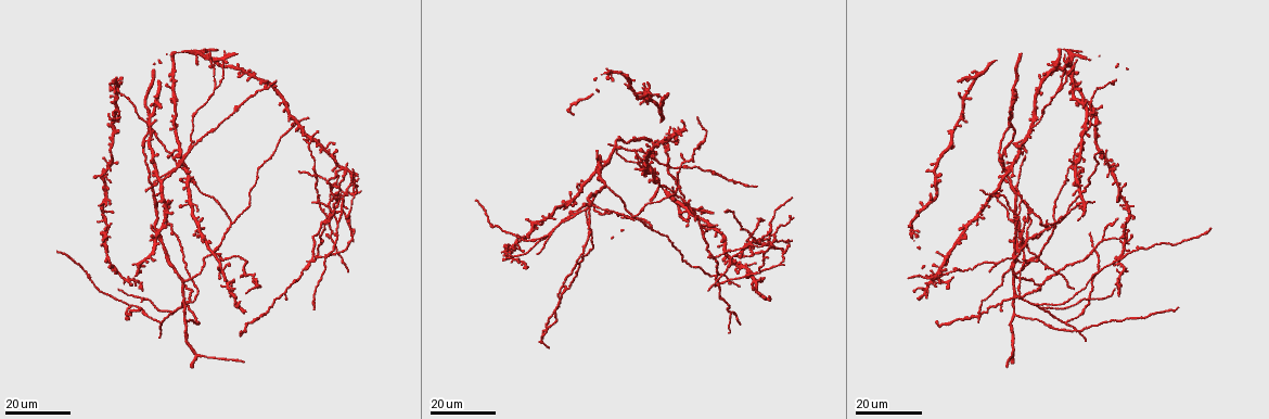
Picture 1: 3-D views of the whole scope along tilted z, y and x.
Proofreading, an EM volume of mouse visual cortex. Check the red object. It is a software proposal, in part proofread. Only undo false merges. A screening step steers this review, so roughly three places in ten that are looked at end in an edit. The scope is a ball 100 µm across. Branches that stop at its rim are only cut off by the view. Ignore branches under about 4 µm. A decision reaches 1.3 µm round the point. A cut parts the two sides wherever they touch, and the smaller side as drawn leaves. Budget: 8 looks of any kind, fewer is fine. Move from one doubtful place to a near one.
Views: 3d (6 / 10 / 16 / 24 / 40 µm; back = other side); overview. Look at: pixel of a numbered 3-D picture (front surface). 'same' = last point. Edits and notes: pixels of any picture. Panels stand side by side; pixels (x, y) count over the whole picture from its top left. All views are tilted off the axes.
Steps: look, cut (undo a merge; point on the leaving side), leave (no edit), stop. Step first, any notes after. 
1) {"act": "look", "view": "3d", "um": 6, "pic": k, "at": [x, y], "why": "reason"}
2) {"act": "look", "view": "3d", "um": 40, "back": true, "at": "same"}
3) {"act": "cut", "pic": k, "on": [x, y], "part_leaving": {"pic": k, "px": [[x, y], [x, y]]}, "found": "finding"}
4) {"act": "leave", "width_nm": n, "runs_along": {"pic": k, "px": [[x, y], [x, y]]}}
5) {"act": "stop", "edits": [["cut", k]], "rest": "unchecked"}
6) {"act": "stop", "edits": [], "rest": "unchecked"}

{"act": "look", "view": "3d", "um": 16, "pic": 1, "at": [214, 87], "why": "a fork"}

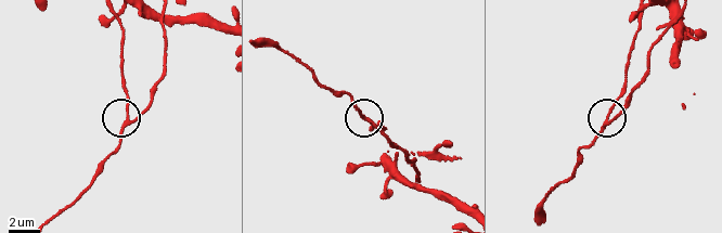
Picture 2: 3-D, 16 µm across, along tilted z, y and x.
{"act": "look", "view": "3d", "um": 10, "pic": 2, "at": [132, 119]}

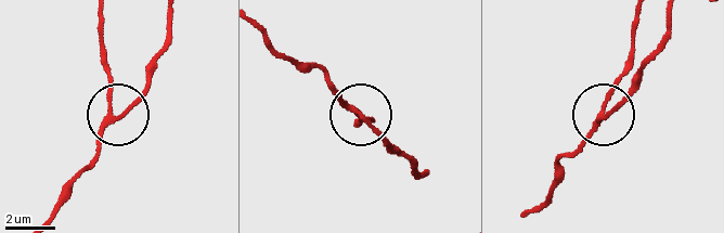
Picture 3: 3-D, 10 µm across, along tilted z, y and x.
{"act": "leave", "side_arm_um": 14, "runs_along": {"pic": 3, "px": [[49, 217], [89, 163], [104, 128], [140, 93], [153, 67]]}, "found": "continuous, no second cell"}

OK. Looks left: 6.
{"act": "look", "view": "3d", "um": 16, "pic": 1, "at": [182, 281], "why": "three arms meet"}

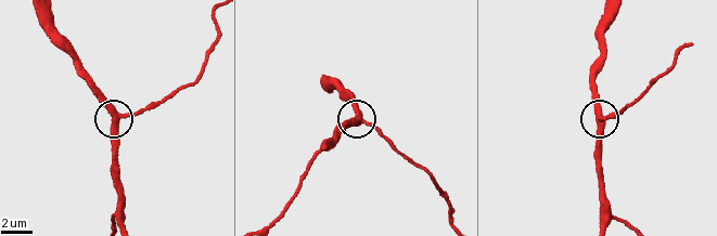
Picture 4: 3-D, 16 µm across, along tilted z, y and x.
{"act": "look", "view": "3d", "um": 6, "pic": 4, "at": [369, 123]}

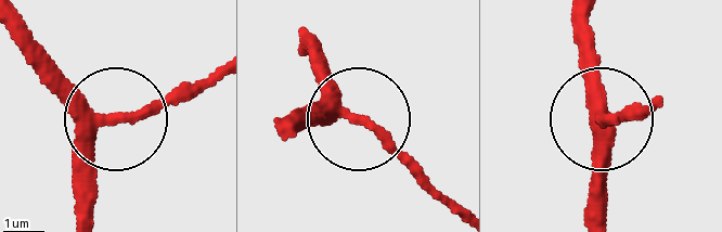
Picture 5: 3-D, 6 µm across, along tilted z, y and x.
{"act": "leave", "arms": 3, "runs_along": {"pic": 5, "px": [[14, 34], [48, 76], [111, 118], [216, 82]]}, "found": "all the same cell"}

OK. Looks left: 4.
{"act": "look", "view": "3d", "um": 16, "pic": 1, "at": [1041, 310], "why": "two arms in line, one across"}

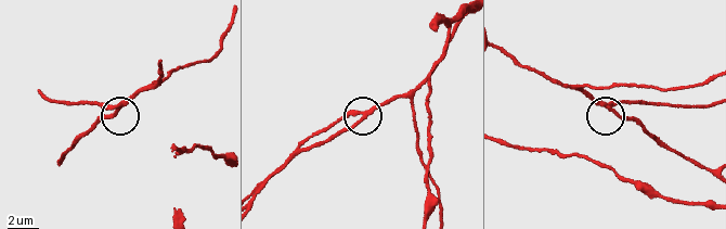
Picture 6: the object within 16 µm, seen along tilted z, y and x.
{"act": "look", "view": "3d", "um": 10, "pic": 6, "at": [355, 123], "why": "closer look"}

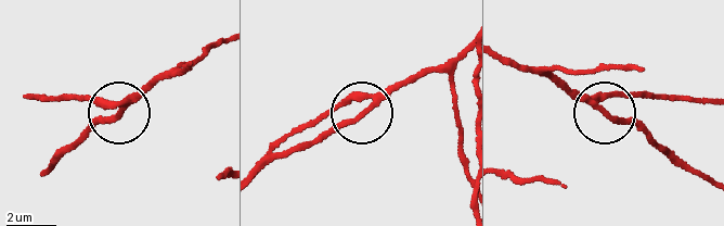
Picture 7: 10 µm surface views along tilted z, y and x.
{"act": "leave", "arms": 3, "found": "continuous, no second cell"}

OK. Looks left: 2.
{"act": "look", "view": "3d", "um": 24, "pic": 1, "at": [178, 147], "why": "three arms meet"}

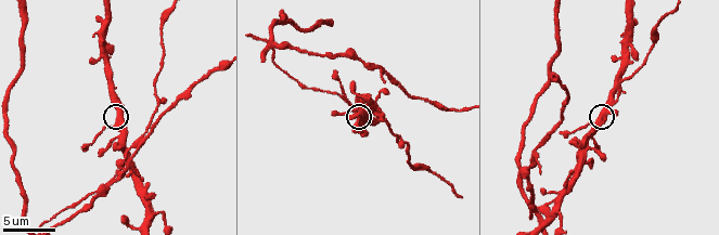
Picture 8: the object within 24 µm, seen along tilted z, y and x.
{"act": "look", "view": "3d", "um": 6, "pic": 8, "at": [117, 123]}

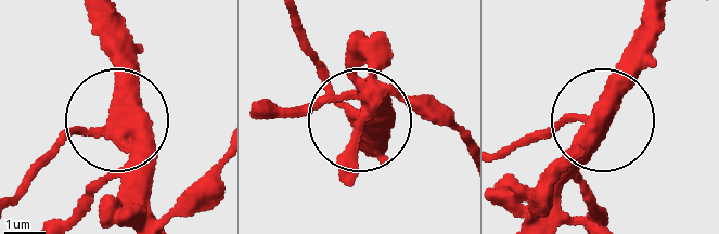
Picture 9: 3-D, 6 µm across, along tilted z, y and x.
{"act": "cut", "pic": 9, "on": [54, 151], "part_leaving": {"pic": 9, "px": [[95, 135], [69, 129], [17, 193]]}, "found": "two cells meet here"}

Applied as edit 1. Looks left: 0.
{"act": "stop", "edits": [["cut", 9]], "rest": "unchecked"}

